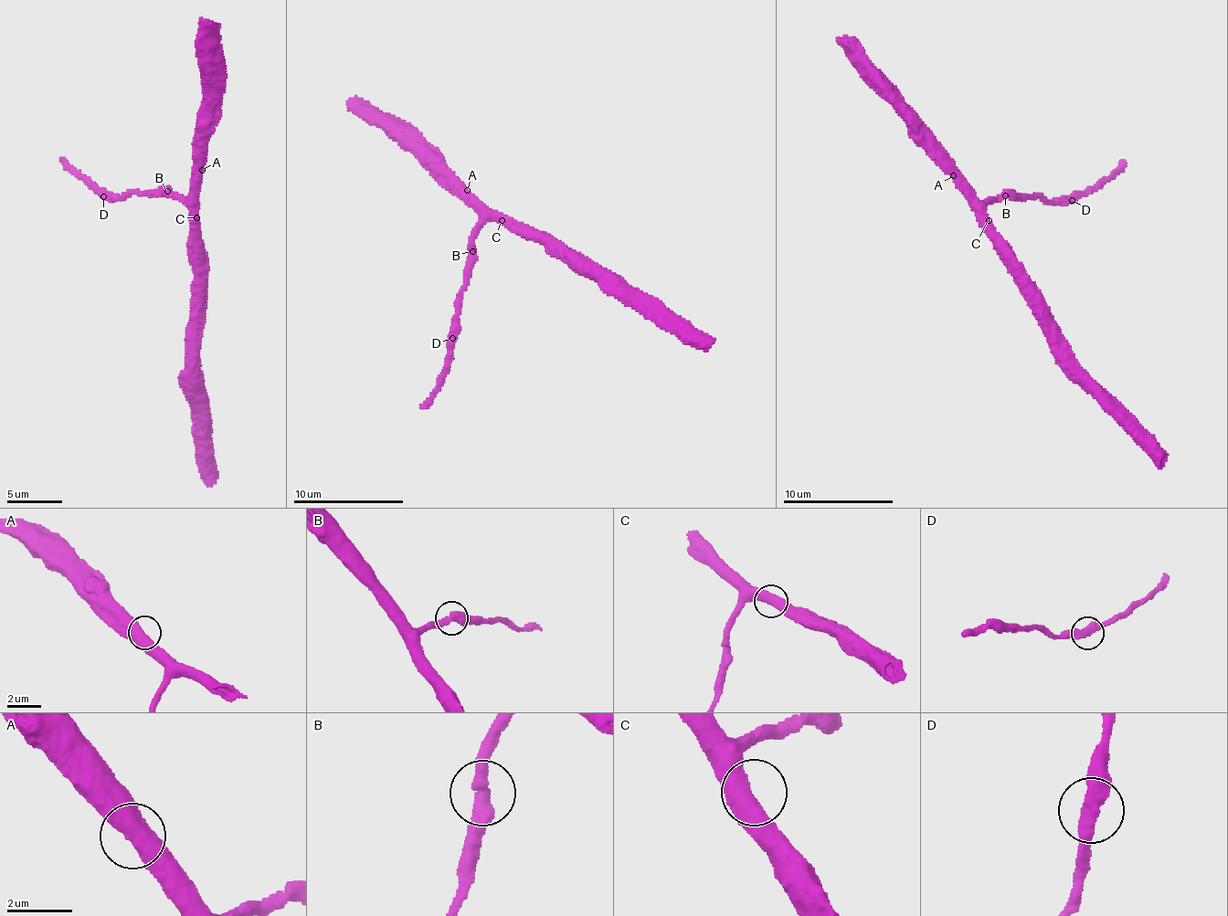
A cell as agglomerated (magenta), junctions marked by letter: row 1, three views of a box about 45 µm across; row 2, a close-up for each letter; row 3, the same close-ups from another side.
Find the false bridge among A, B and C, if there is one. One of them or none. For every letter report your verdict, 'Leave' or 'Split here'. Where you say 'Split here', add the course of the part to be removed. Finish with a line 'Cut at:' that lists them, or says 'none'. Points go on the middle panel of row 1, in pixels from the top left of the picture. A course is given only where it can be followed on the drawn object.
A: Leave
B: Leave
C: Leave
Cut at: none

